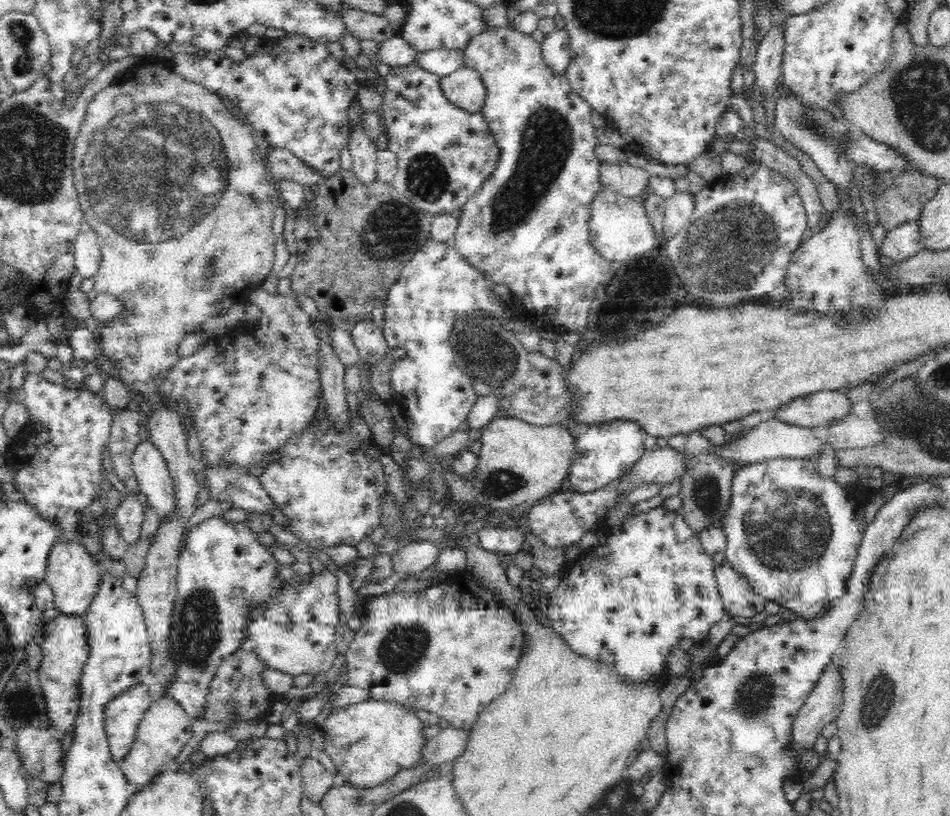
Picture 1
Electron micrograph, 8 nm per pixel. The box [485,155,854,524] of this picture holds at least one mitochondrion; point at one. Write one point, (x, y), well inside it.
(731, 244)

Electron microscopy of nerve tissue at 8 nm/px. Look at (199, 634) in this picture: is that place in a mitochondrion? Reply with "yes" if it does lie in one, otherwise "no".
yes

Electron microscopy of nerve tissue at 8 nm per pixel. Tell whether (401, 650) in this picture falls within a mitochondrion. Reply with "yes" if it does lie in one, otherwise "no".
yes

